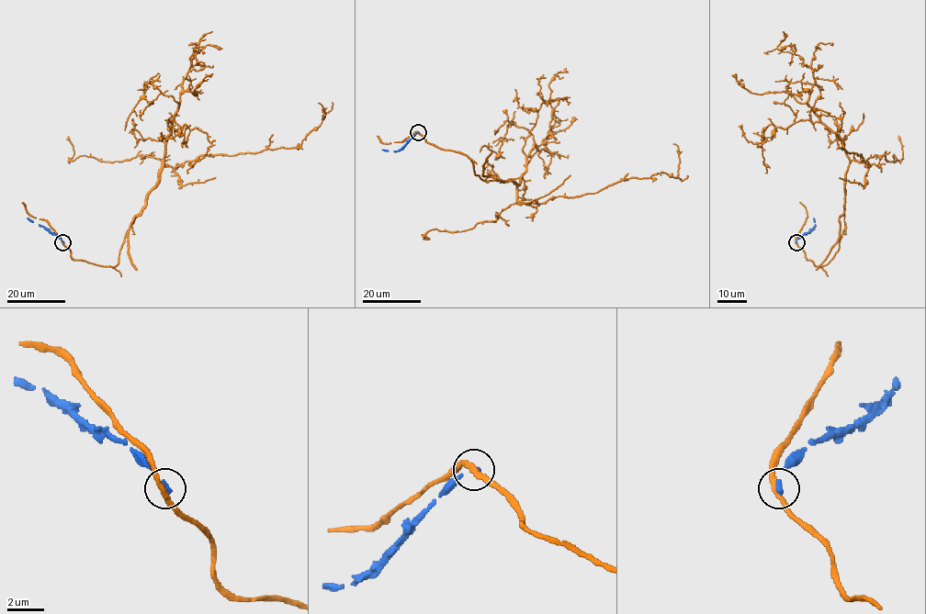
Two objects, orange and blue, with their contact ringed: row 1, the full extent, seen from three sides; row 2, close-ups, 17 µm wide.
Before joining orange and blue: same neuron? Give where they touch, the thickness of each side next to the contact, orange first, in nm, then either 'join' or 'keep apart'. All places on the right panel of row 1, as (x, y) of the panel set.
(796, 242) | 280/280 nm | keep apart

